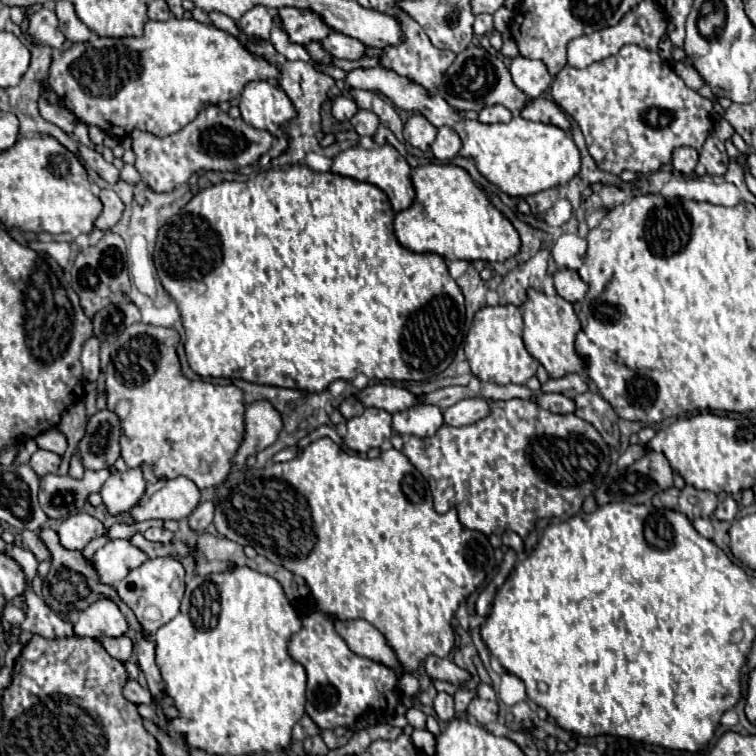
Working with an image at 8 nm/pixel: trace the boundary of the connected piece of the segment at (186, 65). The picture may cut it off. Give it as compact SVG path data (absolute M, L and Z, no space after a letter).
M169 18L167 22L147 22L145 34L139 38L93 38L85 44L75 44L65 50L59 60L53 60L49 86L59 96L59 102L71 110L79 122L97 126L105 134L125 138L139 128L155 136L169 136L195 120L199 110L209 104L233 100L251 80L277 80L281 70L249 52L235 36L213 24L203 24L193 18Z

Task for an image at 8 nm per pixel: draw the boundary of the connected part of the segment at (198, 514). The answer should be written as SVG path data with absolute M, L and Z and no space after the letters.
M203 502L203 508L197 508L191 516L189 516L189 526L193 530L205 530L211 522L213 522L213 512L215 512L215 504L213 502Z

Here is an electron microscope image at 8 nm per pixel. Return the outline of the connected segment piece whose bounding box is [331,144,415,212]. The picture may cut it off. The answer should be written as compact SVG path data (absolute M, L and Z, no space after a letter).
M383 144L383 146L375 146L375 148L361 148L361 146L349 148L349 150L345 150L333 158L331 170L335 174L351 176L355 180L379 186L389 196L389 200L397 212L409 208L411 202L415 200L415 188L411 182L411 166L391 144Z

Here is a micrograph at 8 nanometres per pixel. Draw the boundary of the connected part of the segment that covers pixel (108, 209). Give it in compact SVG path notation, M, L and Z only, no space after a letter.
M101 190L99 192L99 200L103 202L103 212L99 214L99 218L95 220L95 228L99 230L111 230L119 218L121 218L121 212L123 212L123 202L121 198L113 192L113 190Z

